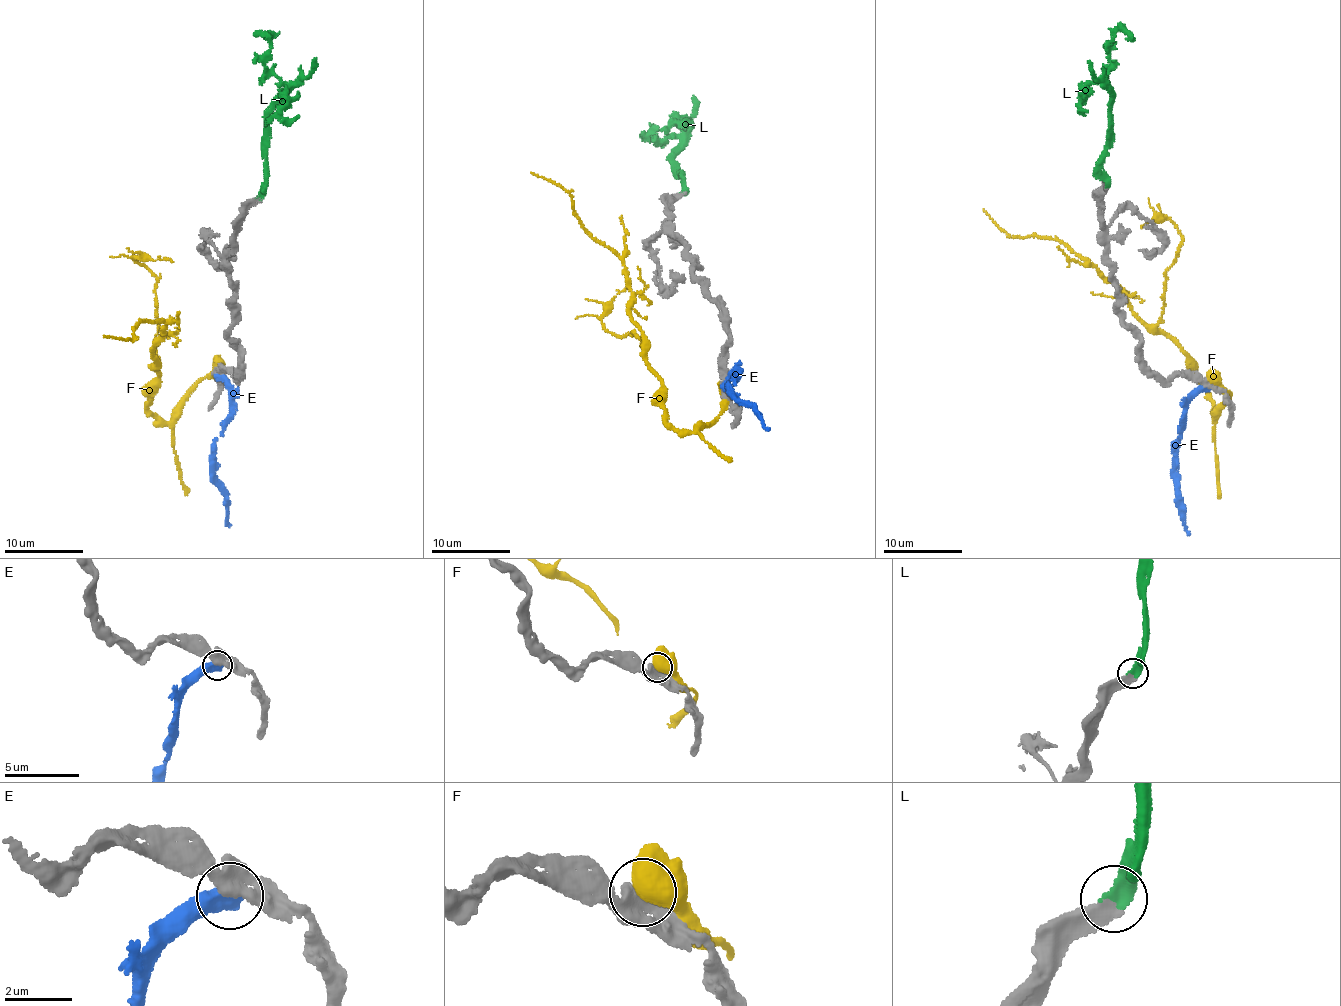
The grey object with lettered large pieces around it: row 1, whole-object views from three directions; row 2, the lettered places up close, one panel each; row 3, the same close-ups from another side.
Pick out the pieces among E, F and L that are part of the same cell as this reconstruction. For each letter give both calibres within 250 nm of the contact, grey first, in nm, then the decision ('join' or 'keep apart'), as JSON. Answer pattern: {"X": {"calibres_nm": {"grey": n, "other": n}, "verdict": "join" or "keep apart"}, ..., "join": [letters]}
{"E": {"calibres_nm": {"grey": 400, "other": 700}, "verdict": "keep apart"}, "F": {"calibres_nm": {"grey": 380, "other": 750}, "verdict": "keep apart"}, "L": {"calibres_nm": {"grey": 380, "other": 500}, "verdict": "join"}, "join": ["L"]}

